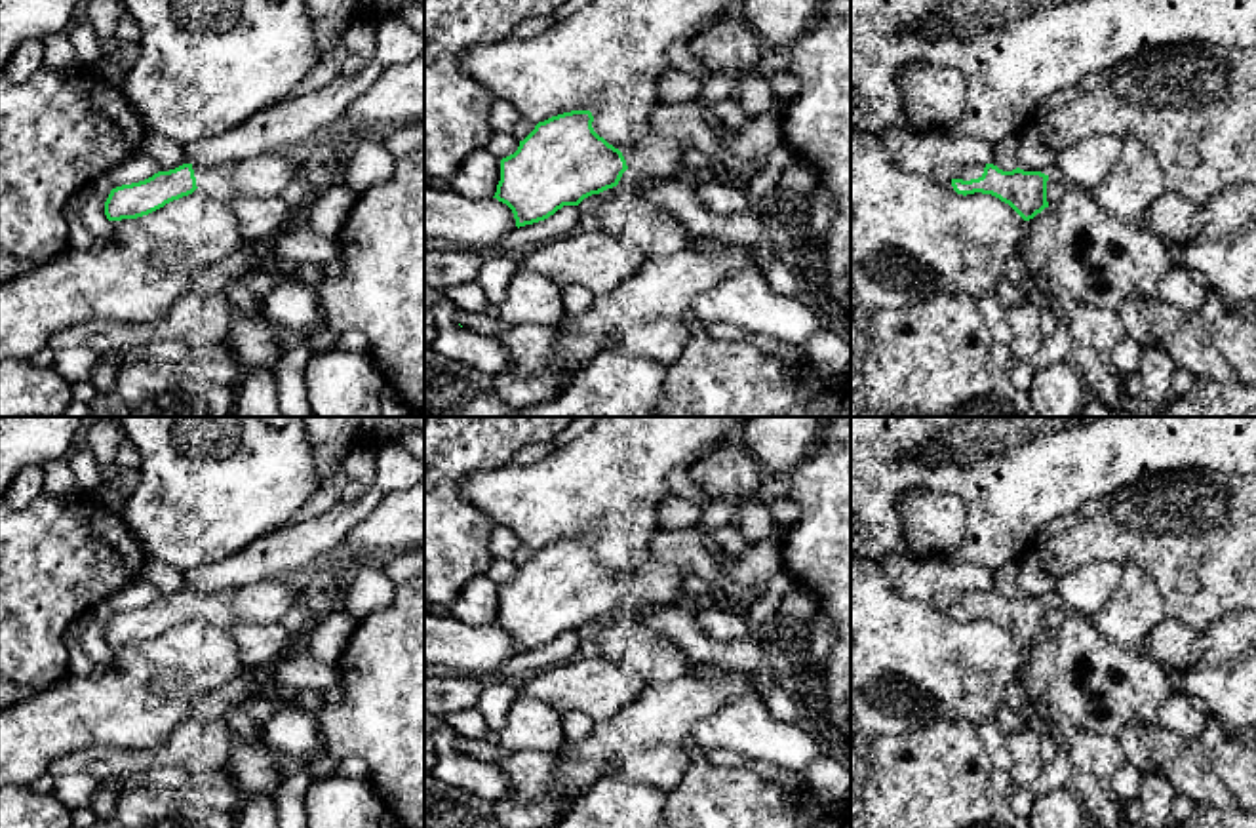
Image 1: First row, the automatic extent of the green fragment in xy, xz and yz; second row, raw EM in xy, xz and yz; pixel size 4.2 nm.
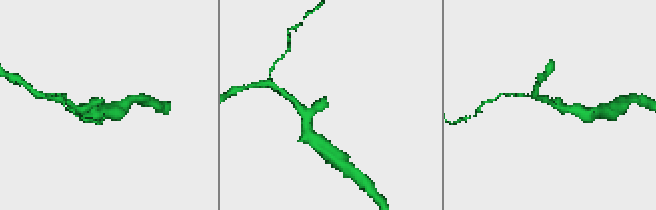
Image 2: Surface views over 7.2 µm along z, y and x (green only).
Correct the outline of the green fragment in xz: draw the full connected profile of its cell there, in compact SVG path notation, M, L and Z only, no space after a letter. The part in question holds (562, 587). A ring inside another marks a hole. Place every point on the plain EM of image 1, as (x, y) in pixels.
M571 537L539 548L520 567L514 581L500 586L500 607L493 624L506 630L516 653L548 645L563 632L579 632L584 624L618 611L622 600L632 596L639 605L668 607L683 598L683 581L689 573L683 567L657 560L651 552L641 567L624 581L599 563L592 554L590 537Z

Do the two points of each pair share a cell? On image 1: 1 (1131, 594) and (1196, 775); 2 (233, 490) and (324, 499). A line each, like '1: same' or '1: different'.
1: different
2: different

